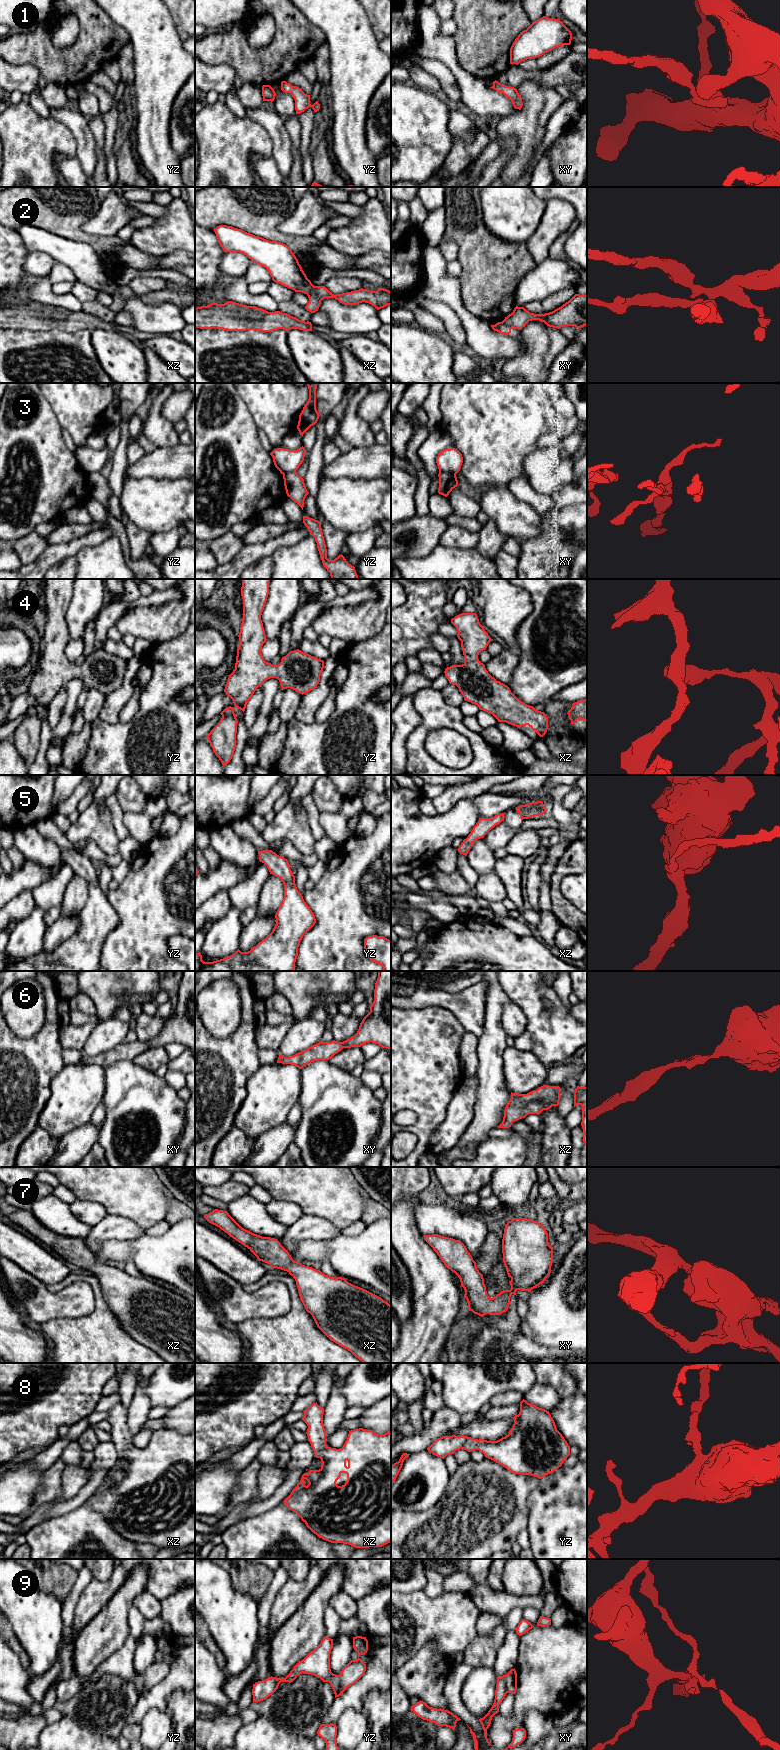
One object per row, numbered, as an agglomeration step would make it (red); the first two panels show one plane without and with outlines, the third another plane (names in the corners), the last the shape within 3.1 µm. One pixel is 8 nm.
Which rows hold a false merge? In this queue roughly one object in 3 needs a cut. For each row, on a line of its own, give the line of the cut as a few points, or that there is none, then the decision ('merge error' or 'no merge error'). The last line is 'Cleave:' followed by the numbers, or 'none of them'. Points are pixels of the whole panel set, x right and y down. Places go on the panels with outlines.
1: no cut | no merge error
2: xz (314, 286), (307, 294) | merge error
3: xy (439, 470), (455, 475) | merge error
4: no cut | no merge error
5: no cut | no merge error
6: no cut | no merge error
7: no cut | no merge error
8: no cut | no merge error
9: yz (340, 1675), (338, 1689), (334, 1693) | merge error
Cleave: 2, 3, 9

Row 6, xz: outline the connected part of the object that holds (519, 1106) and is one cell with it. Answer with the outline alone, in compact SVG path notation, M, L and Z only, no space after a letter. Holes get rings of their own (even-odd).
M543 1085L527 1094L511 1092L511 1099L505 1107L503 1121L498 1128L509 1128L515 1121L529 1114L539 1115L543 1110L558 1106L560 1092L559 1086L549 1085Z

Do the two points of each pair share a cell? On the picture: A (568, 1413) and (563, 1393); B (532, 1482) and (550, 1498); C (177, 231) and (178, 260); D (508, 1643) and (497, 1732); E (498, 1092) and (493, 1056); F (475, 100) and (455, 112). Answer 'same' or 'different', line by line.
A: different
B: different
C: different
D: different
E: same
F: different

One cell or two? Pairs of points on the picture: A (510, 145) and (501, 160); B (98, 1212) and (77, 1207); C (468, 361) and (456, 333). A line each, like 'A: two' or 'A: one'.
A: one
B: one
C: two

